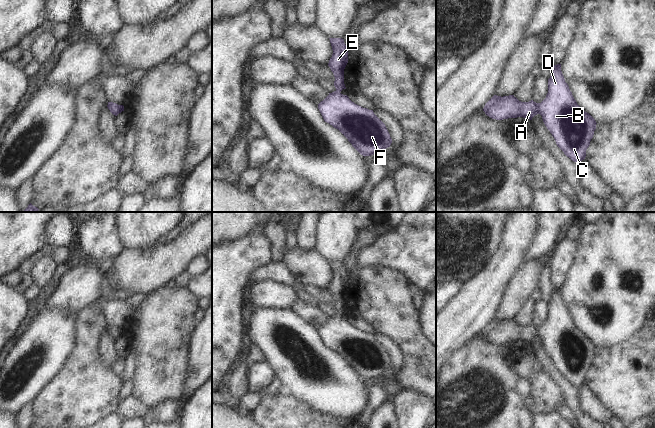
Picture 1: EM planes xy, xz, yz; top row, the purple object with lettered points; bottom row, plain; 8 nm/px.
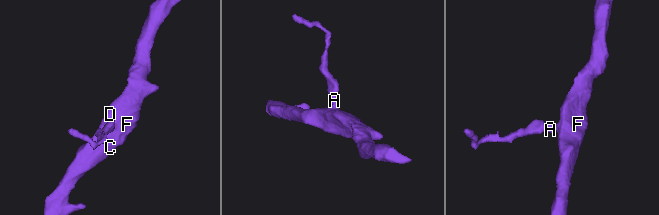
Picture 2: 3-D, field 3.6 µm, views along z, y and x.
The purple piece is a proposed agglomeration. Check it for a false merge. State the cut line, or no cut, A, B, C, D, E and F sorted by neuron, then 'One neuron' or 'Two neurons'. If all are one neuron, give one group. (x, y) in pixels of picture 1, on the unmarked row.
No split. Groups: A B C D E F. One neuron

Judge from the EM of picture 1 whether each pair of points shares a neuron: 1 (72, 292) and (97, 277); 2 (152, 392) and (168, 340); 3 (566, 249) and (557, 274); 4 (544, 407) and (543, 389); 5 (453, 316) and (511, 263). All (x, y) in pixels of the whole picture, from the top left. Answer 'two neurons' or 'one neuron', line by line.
1: one neuron
2: one neuron
3: one neuron
4: one neuron
5: one neuron

